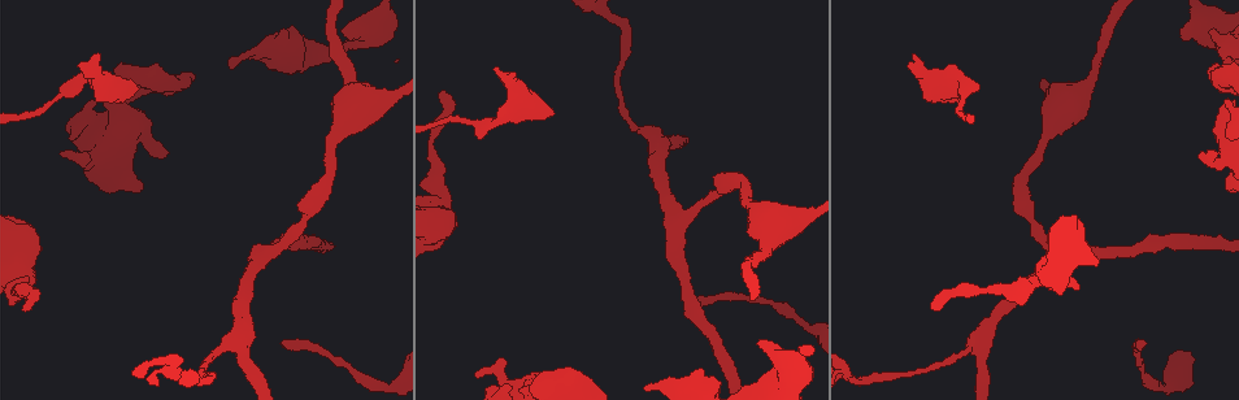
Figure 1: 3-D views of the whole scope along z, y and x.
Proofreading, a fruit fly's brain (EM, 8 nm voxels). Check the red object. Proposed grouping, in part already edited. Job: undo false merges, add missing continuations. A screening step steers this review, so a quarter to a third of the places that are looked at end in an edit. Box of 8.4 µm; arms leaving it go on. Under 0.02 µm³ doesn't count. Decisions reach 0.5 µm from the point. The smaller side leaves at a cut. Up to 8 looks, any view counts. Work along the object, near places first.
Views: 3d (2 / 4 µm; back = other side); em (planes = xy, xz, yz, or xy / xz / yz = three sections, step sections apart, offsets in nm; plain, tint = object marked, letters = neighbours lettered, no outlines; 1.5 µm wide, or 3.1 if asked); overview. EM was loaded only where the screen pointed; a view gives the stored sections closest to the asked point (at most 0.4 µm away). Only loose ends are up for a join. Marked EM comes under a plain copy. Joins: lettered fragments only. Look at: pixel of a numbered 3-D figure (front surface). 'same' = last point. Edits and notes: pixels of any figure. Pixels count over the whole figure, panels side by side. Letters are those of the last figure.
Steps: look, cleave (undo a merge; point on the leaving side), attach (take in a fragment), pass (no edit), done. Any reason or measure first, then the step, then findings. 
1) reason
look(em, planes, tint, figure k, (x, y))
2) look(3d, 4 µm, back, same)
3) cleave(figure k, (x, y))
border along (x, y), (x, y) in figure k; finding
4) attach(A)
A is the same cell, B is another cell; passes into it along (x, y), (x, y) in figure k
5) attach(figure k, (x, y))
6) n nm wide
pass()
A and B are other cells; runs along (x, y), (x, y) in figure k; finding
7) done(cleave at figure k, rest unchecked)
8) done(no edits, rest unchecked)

an open end
look(3d, 4 µm, figure 1, (1142, 348))

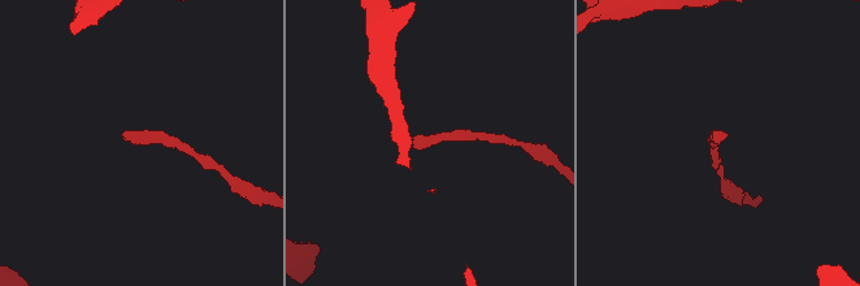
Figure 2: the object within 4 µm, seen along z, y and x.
look(em, planes, letters, figure 2, (723, 140))

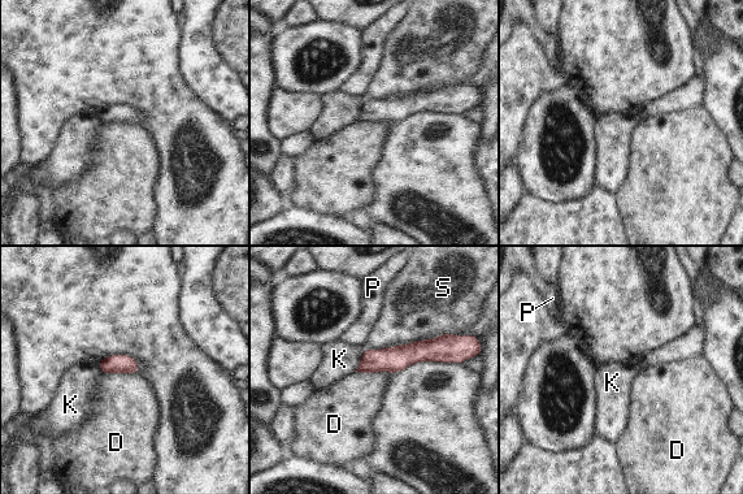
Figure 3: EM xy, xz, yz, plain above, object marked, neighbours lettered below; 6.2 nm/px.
pass()
D, K, P and S are other cells; border along (101, 372), (137, 372), (139, 375) in figure 3; no lettered fragment goes on from it

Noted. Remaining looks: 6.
stops while still wide
look(3d, 4 µm, figure 1, (761, 339))

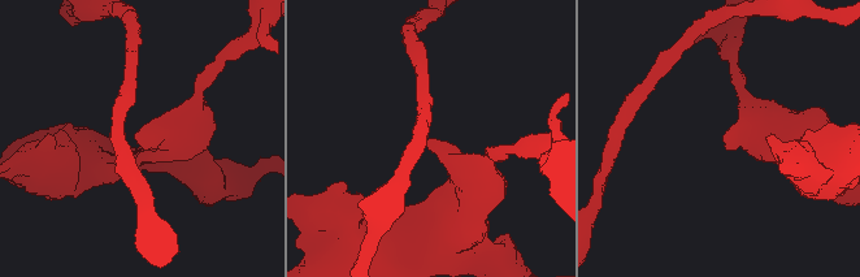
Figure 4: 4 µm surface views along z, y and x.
need the tissue
look(em, planes, letters, figure 4, (723, 138))

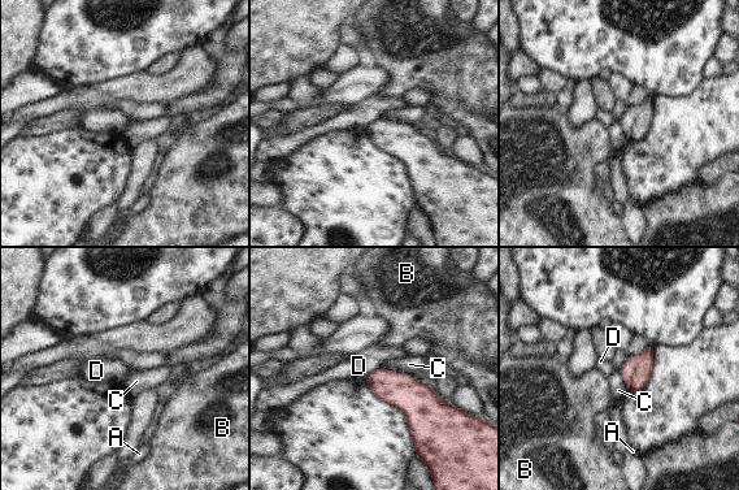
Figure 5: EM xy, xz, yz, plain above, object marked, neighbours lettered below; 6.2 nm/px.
pass()
A, B, C and D are other cells; border along (620, 371), (629, 390) in figure 5; no lettered fragment goes on from it

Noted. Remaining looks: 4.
an open end
look(3d, 2 µm, figure 1, (439, 97))

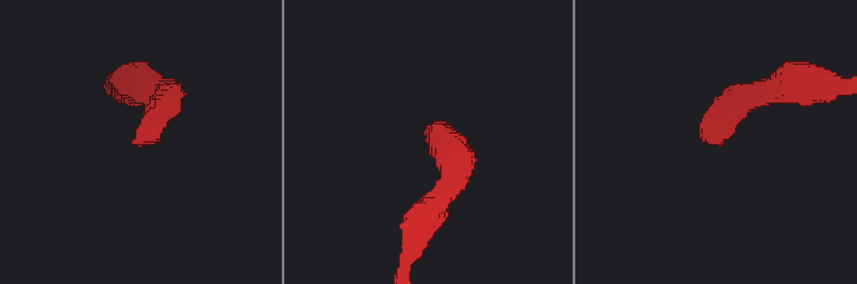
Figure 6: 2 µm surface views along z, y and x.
need the tissue
look(em, xy, step 4, tint, figure 6, (430, 132))

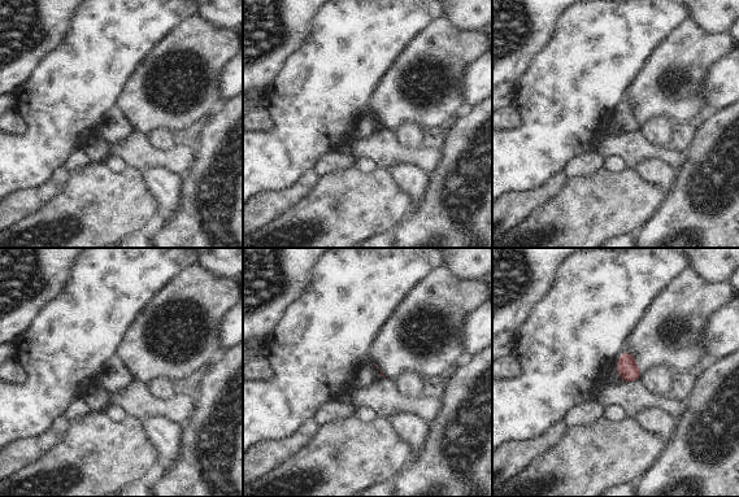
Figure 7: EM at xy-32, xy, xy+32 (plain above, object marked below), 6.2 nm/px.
look(em, planes, letters, same)

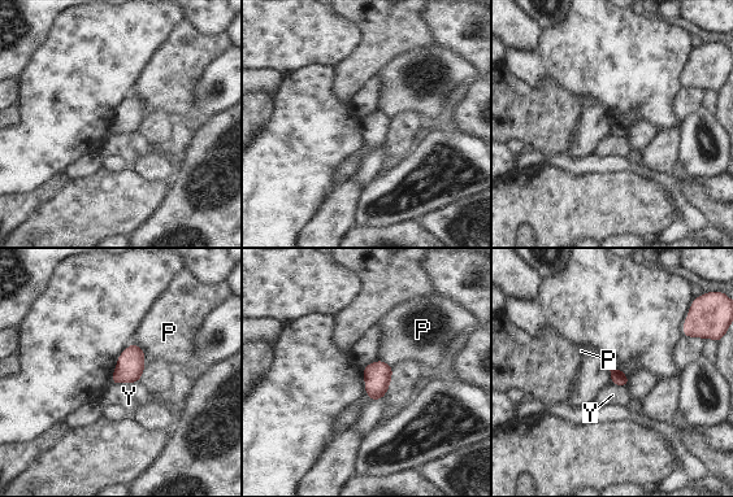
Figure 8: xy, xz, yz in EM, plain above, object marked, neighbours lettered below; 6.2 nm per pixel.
pass()
P and Y are other cells; border along (139, 379), (112, 384) in figure 8; no lettered fragment goes on from it

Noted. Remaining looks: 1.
done(no edits, rest unchecked)

